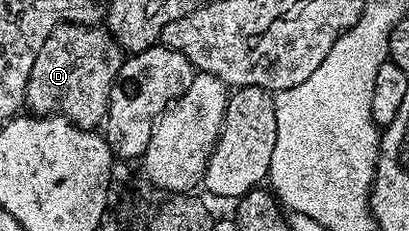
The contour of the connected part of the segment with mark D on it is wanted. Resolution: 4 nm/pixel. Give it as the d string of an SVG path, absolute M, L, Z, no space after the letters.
M90 24L57 26L53 34L45 38L45 46L41 46L33 70L29 70L26 107L36 116L58 114L79 128L98 129L106 121L111 87L124 59L123 49L106 27Z

